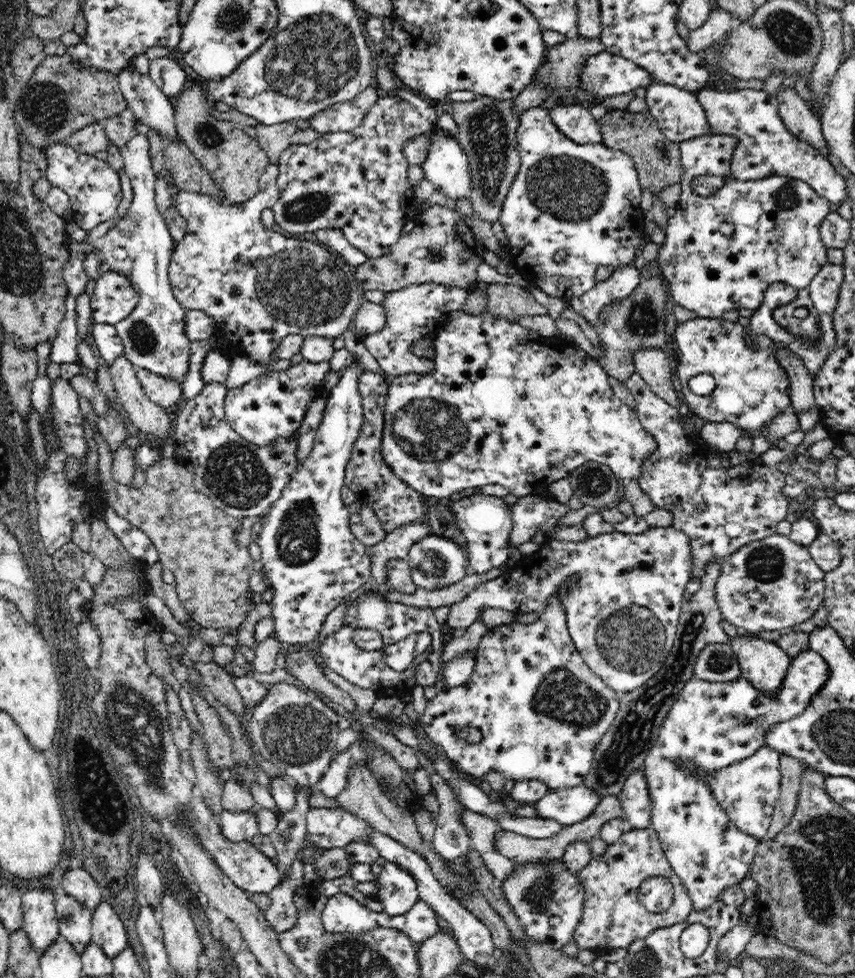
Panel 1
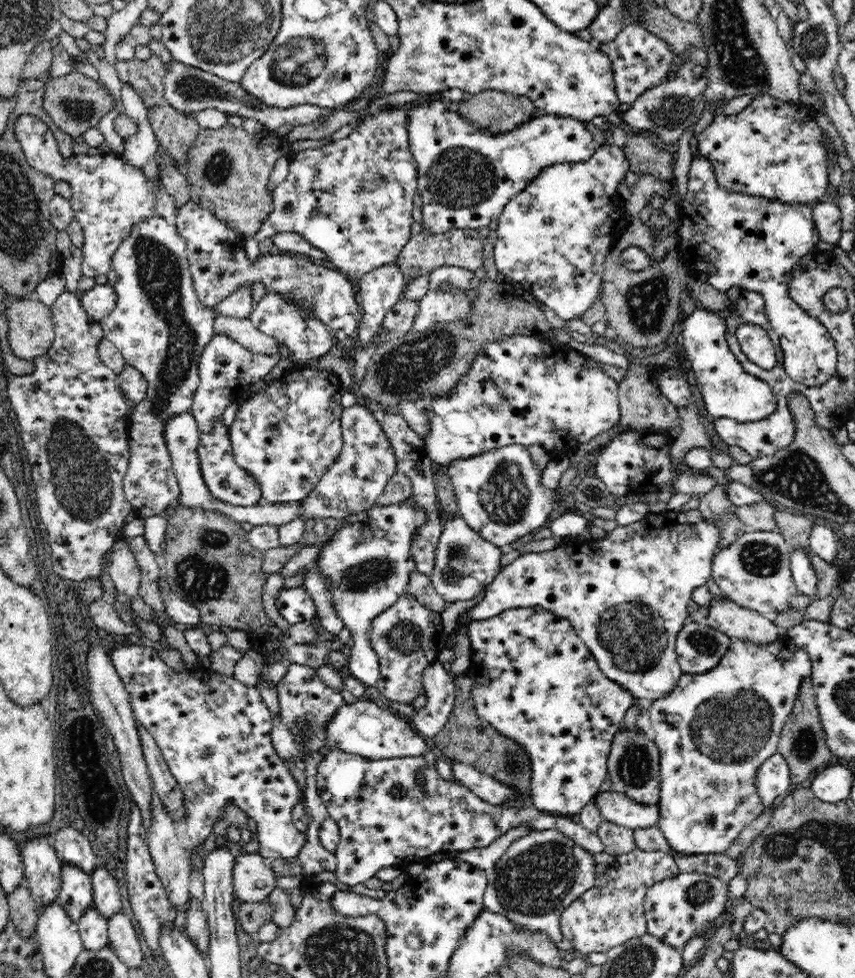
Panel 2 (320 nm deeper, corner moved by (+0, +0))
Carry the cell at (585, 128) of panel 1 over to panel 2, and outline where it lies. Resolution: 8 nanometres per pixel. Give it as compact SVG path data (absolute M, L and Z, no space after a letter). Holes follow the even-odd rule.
M436 98L427 105L407 110L409 150L417 164L417 192L422 200L423 226L429 234L442 234L452 229L478 230L499 218L507 202L522 192L546 168L566 162L586 162L597 149L585 122L566 115L539 113L510 132L492 134L462 117L458 111L447 109L446 101Z

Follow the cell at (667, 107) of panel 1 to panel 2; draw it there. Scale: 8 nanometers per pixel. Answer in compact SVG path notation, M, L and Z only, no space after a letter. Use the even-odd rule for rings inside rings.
M637 24L624 27L614 40L598 44L598 47L613 64L616 95L623 108L631 105L646 90L663 82L675 57L666 41Z

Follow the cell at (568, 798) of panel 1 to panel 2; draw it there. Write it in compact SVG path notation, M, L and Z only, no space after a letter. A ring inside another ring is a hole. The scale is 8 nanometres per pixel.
M612 790L599 791L593 798L606 821L615 822L633 831L636 828L658 827L658 818L660 818L658 804L643 805L625 794Z

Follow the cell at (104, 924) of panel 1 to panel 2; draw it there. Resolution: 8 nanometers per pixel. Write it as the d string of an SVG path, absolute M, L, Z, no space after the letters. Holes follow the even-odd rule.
M97 866L92 872L93 907L100 917L110 920L122 910L122 894L116 880L105 867Z

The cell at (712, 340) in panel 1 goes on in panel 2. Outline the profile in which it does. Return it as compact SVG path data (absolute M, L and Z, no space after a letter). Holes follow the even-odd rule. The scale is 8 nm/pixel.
M708 309L687 312L682 326L683 346L699 385L704 406L714 419L730 418L751 424L769 418L776 410L776 395L772 387L760 378L748 374L735 357L725 337L725 319Z

